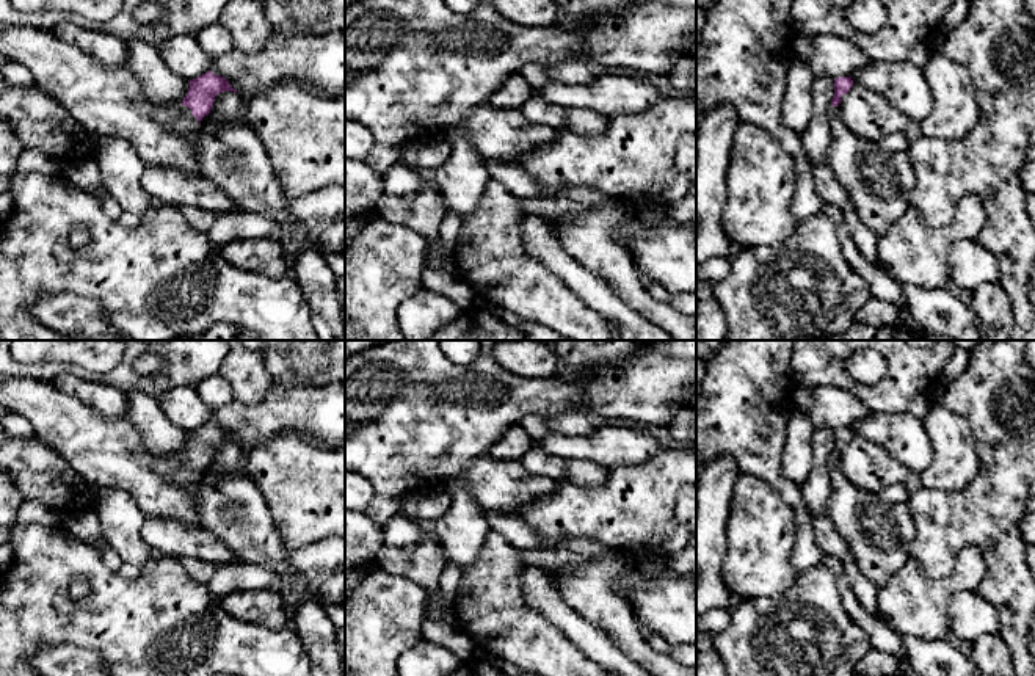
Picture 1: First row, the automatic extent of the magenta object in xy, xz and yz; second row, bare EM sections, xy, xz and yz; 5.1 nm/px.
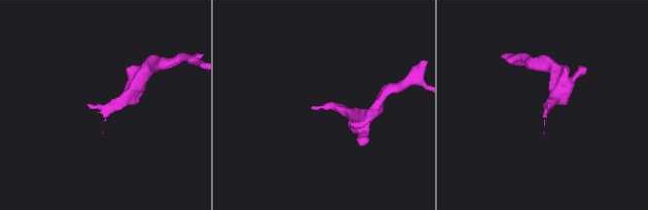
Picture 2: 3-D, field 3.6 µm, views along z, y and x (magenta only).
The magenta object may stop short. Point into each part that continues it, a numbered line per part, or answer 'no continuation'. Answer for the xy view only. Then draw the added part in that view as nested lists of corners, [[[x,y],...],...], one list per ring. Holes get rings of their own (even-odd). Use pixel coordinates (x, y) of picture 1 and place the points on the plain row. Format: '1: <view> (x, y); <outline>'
1: xy (107, 452); [[[0,373],[0,406],[27,417],[36,438],[52,447],[80,477],[100,488],[129,492],[146,518],[163,518],[202,527],[194,513],[199,472],[183,456],[151,455],[130,420],[107,417],[78,398],[58,391],[50,381]]]

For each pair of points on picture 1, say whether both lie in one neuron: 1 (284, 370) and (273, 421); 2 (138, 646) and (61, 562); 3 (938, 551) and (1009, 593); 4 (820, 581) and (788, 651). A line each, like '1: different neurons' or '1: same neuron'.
1: different neurons
2: same neuron
3: same neuron
4: same neuron

